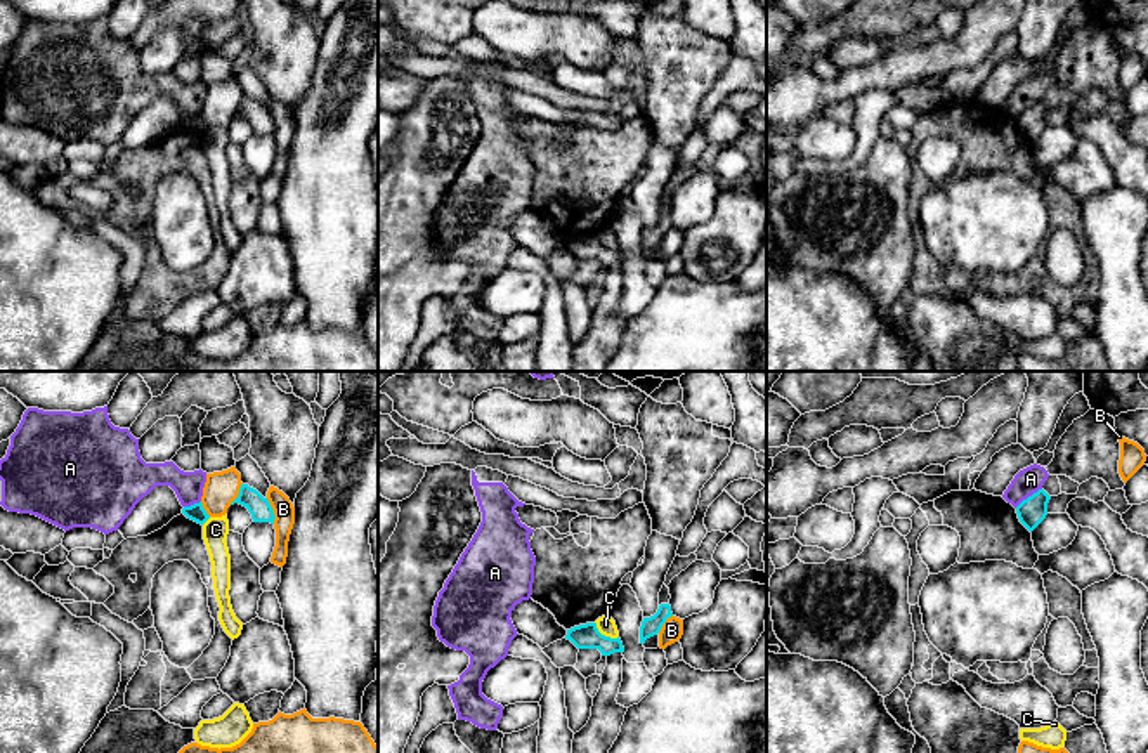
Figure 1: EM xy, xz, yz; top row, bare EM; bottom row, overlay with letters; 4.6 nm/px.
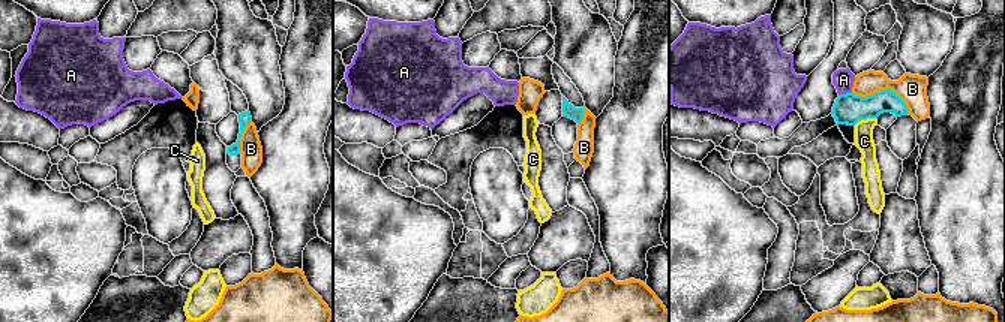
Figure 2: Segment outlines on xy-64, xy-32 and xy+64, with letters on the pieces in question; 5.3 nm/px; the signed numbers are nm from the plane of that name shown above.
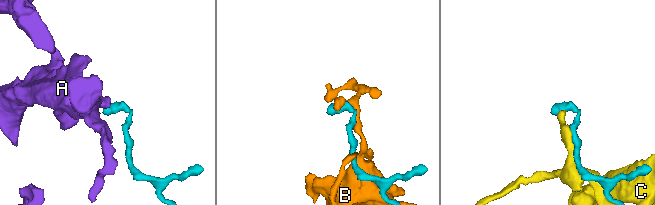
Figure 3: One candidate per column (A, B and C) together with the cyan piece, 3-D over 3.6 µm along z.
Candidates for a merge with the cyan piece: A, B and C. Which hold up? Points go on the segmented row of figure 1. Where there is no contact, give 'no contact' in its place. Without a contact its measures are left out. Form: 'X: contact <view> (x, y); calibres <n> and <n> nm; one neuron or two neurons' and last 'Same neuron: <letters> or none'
A: contact yz (1029, 497); calibres 130 and 120 nm; two neurons
B: contact xy (273, 510); calibres 100 and 100 nm; two neurons
C: contact xz (604, 635); calibres 110 and 90 nm; two neurons
Same neuron: none

